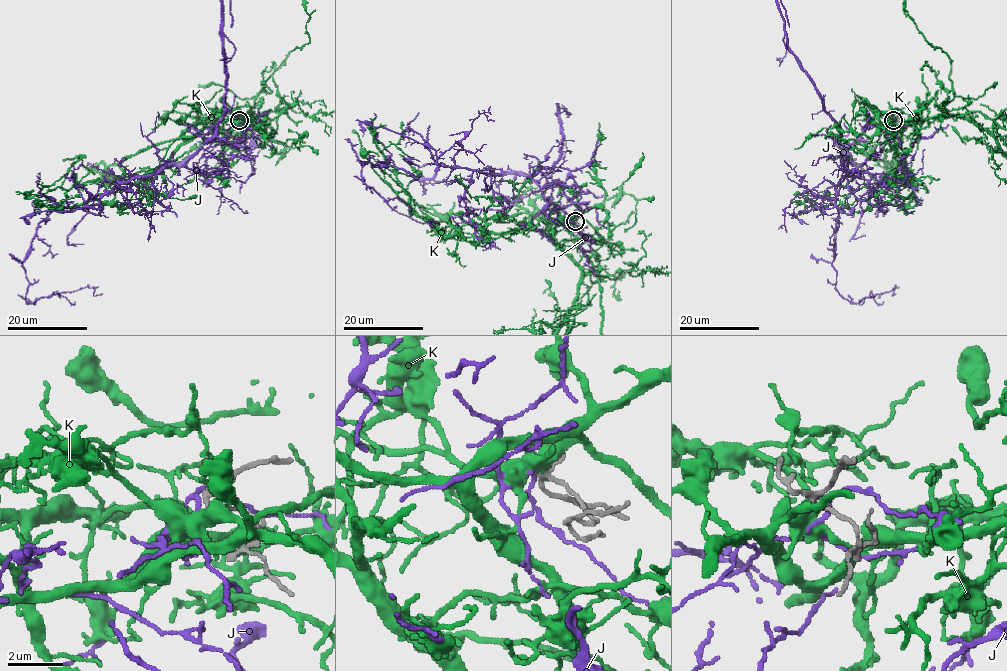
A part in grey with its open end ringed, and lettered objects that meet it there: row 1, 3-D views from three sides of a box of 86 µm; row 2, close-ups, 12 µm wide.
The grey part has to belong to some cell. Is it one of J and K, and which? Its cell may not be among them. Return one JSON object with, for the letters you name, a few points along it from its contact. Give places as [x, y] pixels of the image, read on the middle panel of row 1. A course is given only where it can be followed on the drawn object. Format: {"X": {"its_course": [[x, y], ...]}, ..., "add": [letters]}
{"add": ["K"]}

